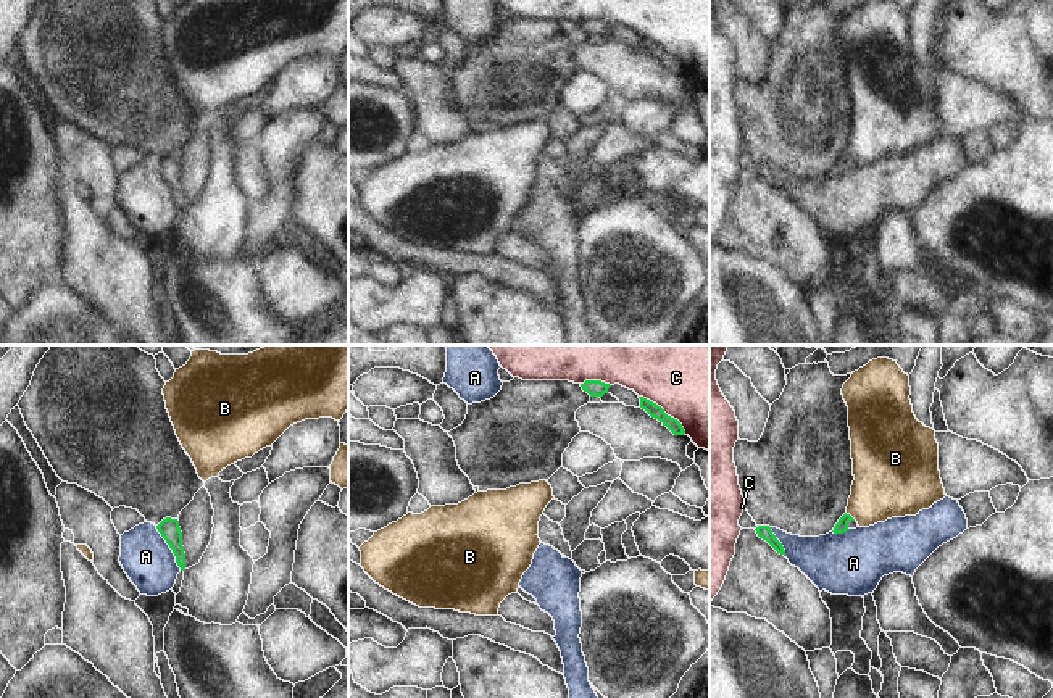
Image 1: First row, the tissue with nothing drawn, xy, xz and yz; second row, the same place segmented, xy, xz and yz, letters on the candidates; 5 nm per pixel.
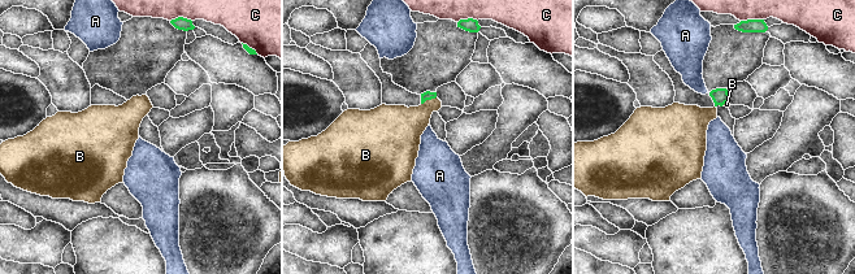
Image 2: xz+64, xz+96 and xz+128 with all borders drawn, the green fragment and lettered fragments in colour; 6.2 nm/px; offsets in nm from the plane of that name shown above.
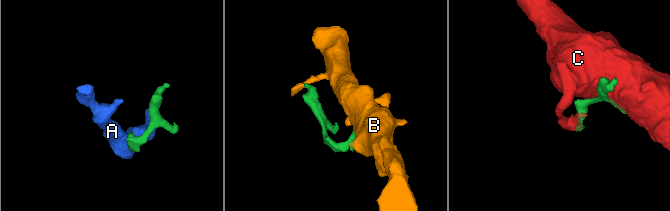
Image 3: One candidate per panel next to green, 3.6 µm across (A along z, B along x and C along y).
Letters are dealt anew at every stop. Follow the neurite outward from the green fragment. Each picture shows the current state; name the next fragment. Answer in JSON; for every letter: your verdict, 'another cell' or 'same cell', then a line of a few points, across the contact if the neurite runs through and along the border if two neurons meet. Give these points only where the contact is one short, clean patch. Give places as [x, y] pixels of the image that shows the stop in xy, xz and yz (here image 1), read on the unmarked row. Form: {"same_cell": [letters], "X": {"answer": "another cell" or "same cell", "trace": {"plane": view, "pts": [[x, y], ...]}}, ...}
{"same_cell": ["B"], "A": {"answer": "another cell", "trace": {"plane": "xy", "pts": [[155, 165], [181, 208]]}}, "B": {"answer": "same cell", "trace": {"plane": "yz", "pts": [[842, 165], [849, 153], [865, 145], [887, 123]]}}, "C": {"answer": "another cell"}}

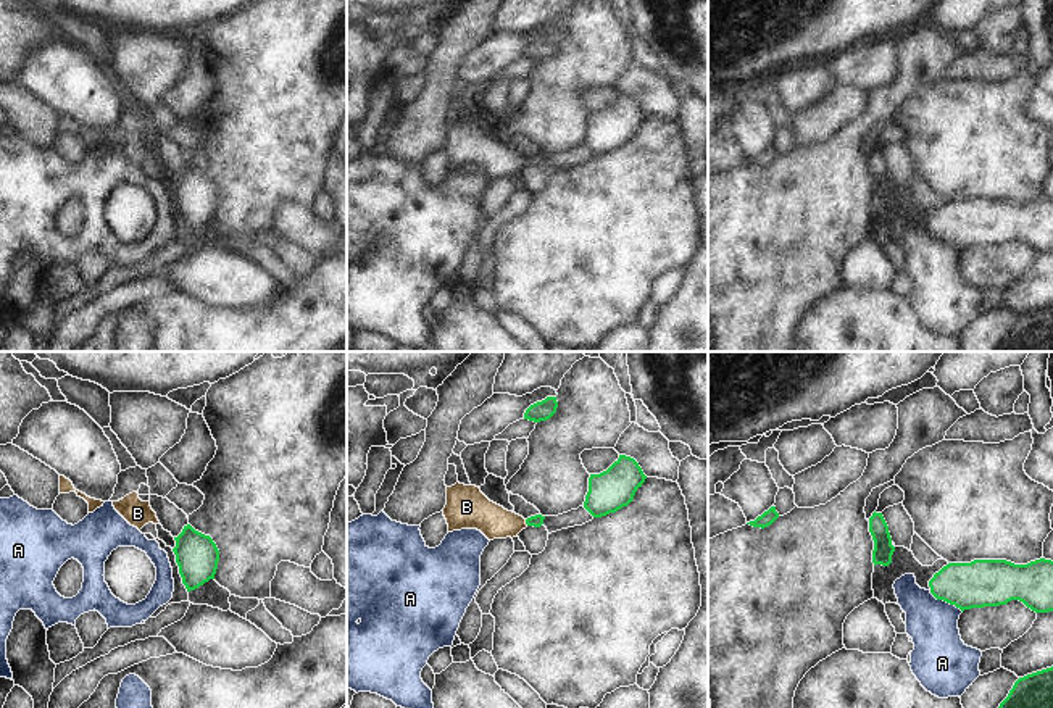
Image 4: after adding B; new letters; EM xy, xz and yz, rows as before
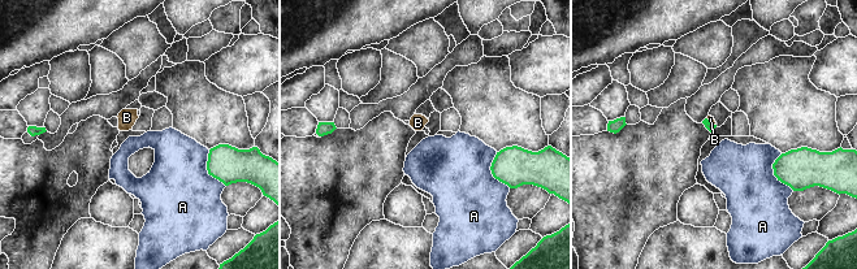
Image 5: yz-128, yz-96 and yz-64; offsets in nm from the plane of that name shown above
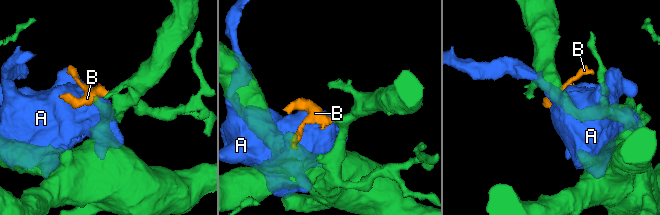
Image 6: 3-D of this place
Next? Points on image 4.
{"same_cell": ["B"], "A": {"answer": "another cell"}, "B": {"answer": "same cell", "trace": {"plane": "xz", "pts": [[537, 158], [526, 162], [495, 162], [478, 150]]}}}

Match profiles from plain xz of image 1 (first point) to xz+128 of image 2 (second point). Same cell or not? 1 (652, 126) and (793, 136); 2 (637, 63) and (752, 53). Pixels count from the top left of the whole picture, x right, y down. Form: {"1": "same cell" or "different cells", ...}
{"1": "same cell", "2": "different cells"}

